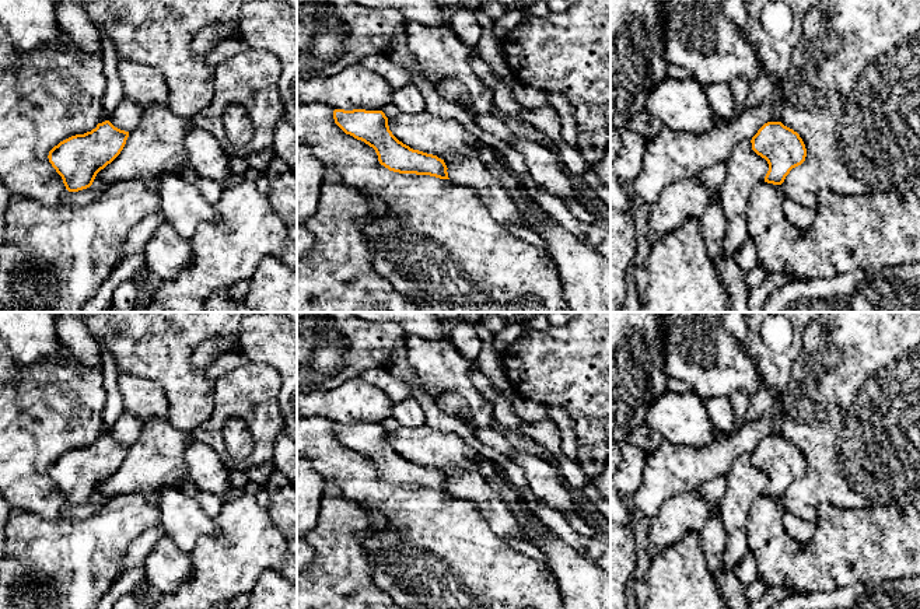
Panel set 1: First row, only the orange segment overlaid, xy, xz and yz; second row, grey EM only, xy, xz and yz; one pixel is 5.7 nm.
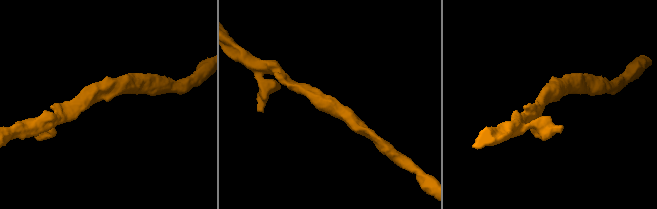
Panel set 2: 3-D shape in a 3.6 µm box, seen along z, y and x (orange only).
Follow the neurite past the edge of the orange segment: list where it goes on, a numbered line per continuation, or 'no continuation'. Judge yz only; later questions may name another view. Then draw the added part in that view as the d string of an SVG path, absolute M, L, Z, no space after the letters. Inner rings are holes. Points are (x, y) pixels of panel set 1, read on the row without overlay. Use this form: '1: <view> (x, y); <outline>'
no continuation

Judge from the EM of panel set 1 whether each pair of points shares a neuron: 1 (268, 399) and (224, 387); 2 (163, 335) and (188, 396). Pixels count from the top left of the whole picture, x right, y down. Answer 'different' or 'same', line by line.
1: same
2: same

